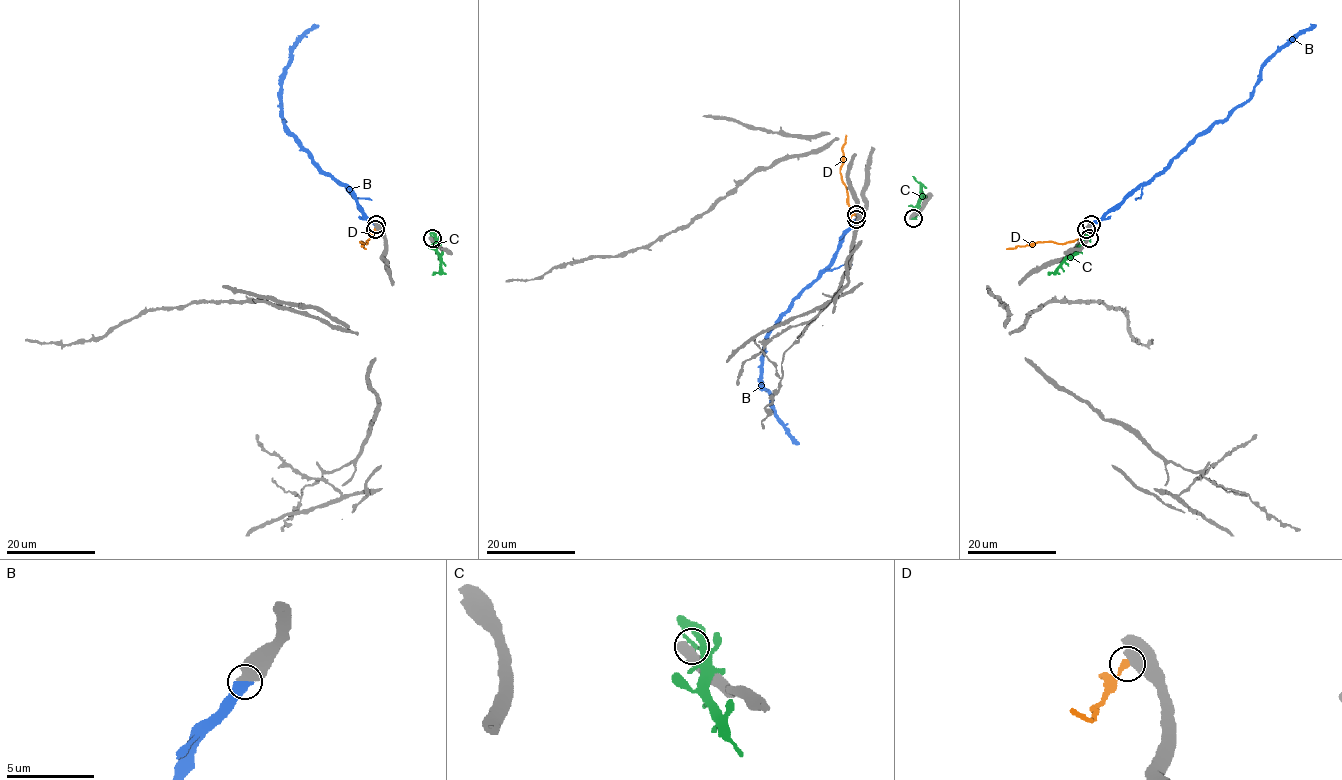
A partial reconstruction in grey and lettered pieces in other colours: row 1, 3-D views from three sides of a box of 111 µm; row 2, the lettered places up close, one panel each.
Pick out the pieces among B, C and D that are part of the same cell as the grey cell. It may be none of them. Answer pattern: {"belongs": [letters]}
{"belongs": ["B"]}

